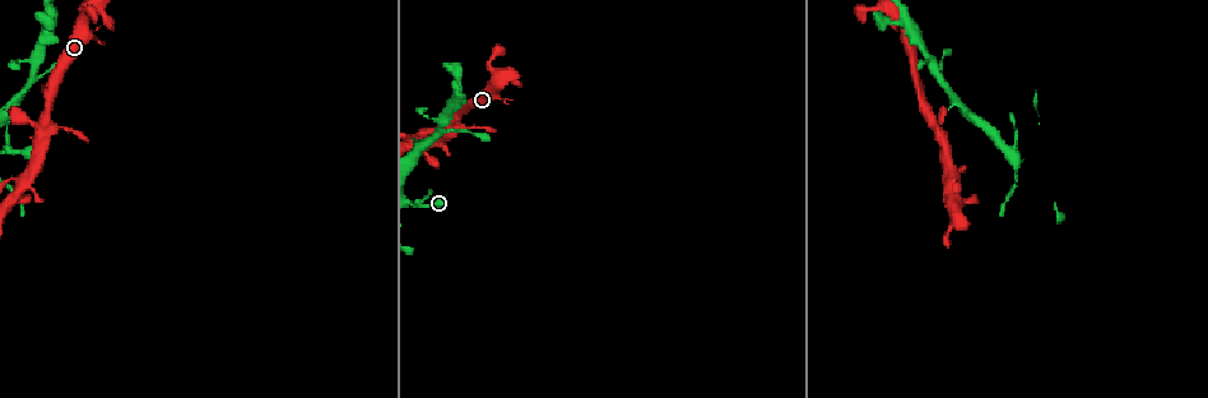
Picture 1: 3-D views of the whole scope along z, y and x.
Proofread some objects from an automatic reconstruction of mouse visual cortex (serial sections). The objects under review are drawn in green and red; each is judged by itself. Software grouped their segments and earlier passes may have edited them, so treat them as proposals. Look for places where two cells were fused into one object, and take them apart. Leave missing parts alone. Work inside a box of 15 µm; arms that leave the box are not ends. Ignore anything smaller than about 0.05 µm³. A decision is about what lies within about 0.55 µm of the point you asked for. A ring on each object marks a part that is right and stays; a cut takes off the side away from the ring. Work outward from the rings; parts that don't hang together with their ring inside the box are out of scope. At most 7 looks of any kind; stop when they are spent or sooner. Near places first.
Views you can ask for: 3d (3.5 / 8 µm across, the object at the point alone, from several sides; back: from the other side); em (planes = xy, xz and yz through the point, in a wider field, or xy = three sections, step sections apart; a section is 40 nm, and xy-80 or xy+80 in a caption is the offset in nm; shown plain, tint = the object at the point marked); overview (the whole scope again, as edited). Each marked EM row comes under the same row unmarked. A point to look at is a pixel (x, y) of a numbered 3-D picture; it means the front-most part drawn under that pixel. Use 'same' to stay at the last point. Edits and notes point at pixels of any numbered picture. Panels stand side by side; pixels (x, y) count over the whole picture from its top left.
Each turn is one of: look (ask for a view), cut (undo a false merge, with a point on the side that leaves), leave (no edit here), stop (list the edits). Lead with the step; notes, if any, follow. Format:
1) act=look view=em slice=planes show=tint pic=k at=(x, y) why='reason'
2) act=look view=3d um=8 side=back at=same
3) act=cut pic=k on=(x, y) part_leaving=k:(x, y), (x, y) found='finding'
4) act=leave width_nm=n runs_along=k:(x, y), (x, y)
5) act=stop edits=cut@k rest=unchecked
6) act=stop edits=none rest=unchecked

act=look view=3d um=3.5 pic=1 at=(31, 82) why='two arms in line, one across'

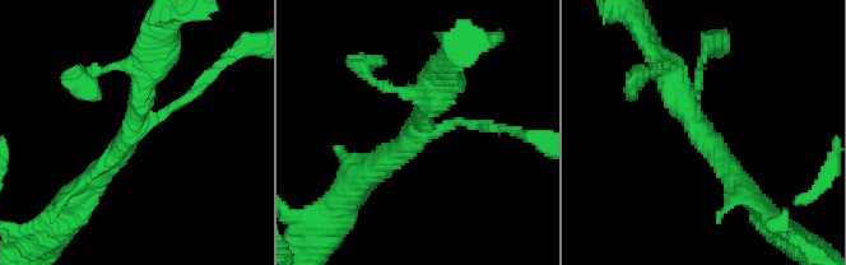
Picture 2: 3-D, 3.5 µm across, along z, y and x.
act=look view=em slice=planes show=tint pic=2 at=(134, 125)

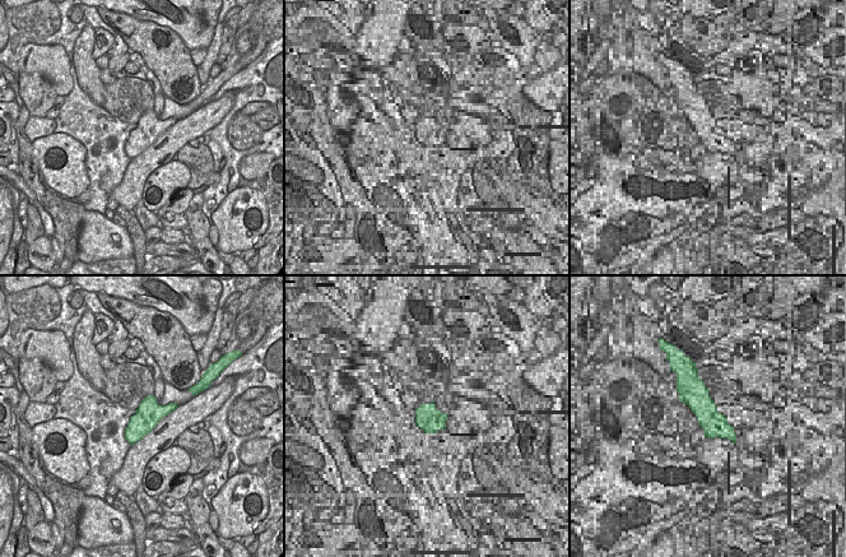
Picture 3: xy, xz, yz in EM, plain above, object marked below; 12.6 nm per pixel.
act=look view=em slice=xy step=2 show=tint at=same why='another direction'

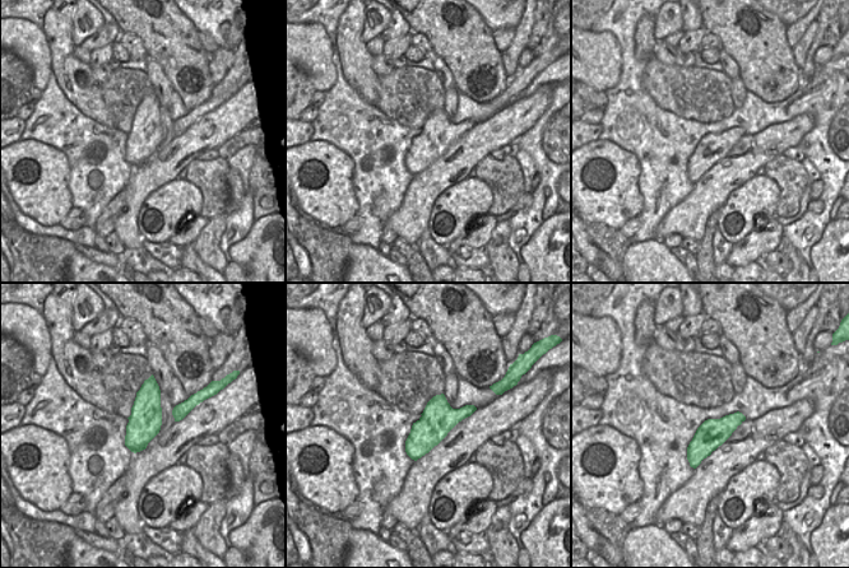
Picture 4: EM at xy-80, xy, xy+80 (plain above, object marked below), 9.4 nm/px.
act=leave runs_along=2:(744, 185), (656, 56) found='all the same cell'

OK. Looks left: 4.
act=look view=3d um=8 pic=1 at=(906, 22) why='a fork'

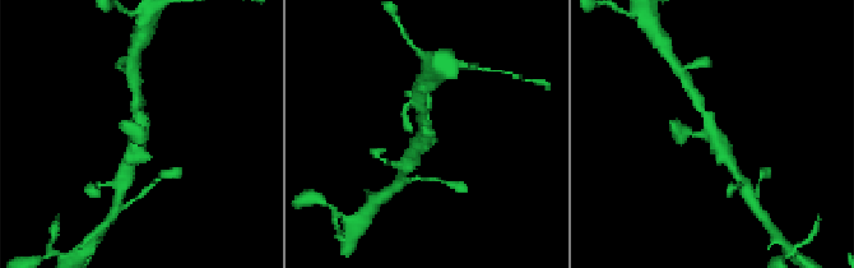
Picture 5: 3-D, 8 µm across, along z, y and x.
act=look view=3d um=3.5 pic=5 at=(428, 134)

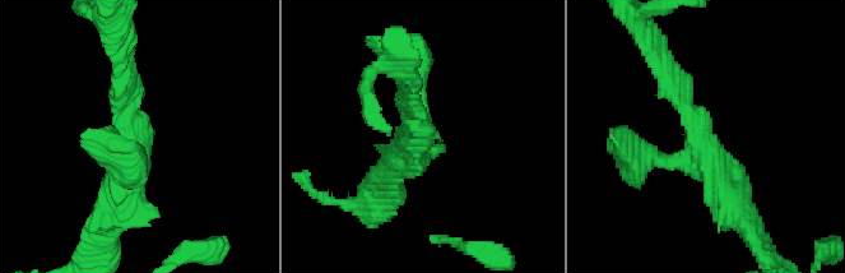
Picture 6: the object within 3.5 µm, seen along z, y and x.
act=look view=em slice=xy step=5 show=tint pic=6 at=(704, 156) arms=3 arm_widths_nm=200,250,400

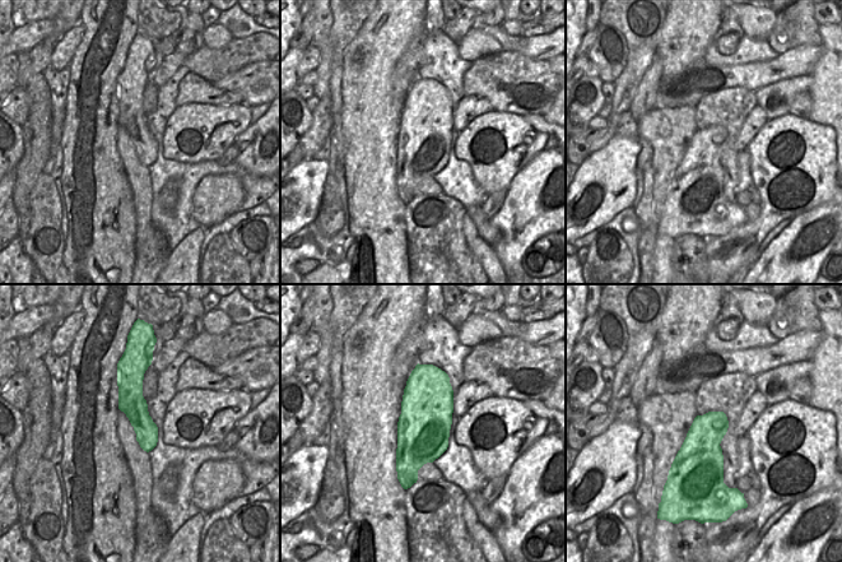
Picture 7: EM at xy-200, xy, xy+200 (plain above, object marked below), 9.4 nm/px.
act=leave runs_along=6:(747, 223), (705, 157), (627, 149) found='one cell here'

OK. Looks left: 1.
act=stop edits=none rest=unchecked

